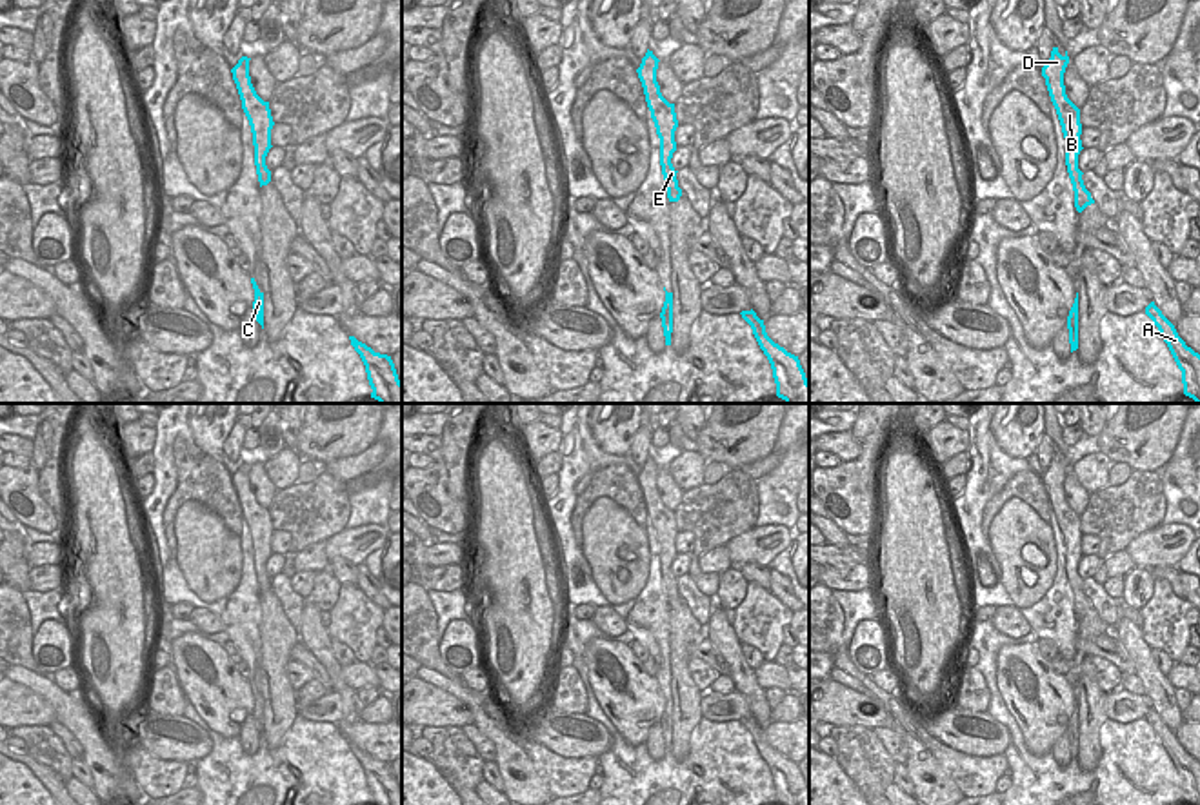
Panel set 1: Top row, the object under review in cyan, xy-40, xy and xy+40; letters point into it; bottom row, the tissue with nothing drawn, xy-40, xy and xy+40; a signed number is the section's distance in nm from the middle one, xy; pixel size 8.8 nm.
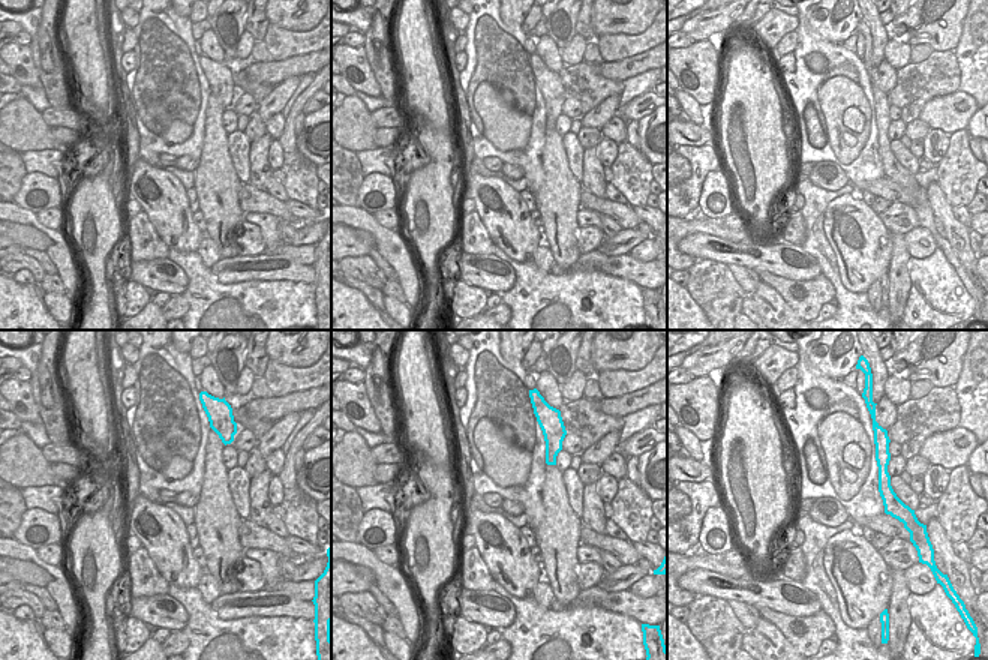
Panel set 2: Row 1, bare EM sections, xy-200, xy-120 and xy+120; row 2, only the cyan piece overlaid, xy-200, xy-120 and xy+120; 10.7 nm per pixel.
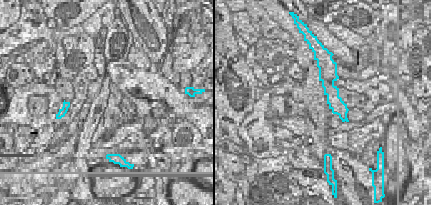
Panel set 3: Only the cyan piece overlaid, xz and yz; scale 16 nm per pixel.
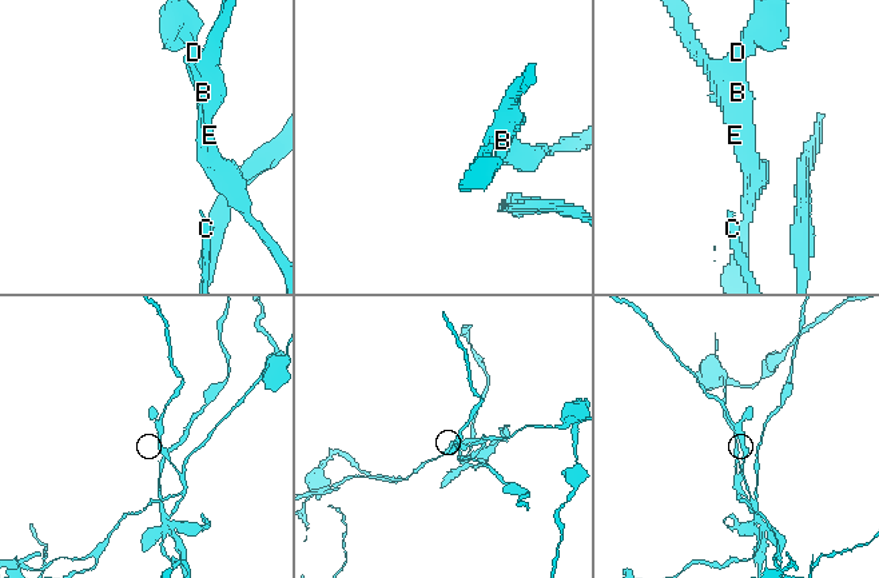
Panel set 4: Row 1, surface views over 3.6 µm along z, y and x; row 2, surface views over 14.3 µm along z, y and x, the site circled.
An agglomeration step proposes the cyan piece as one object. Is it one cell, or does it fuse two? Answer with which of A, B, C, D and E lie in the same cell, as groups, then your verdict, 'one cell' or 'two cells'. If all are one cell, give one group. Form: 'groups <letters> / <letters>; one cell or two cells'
groups A C / B D E; two cells

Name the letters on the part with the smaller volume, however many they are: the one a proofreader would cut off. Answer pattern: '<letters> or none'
B, D, E

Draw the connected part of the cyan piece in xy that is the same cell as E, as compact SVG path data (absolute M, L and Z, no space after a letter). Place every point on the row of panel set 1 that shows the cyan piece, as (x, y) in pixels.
M647 49L636 73L644 87L645 102L651 111L656 134L660 138L660 165L665 180L665 189L669 193L671 187L680 189L676 180L678 171L671 164L673 153L676 151L675 131L678 127L678 120L675 104L669 104L660 93L660 85L656 82L658 62L660 60L653 55L653 51Z

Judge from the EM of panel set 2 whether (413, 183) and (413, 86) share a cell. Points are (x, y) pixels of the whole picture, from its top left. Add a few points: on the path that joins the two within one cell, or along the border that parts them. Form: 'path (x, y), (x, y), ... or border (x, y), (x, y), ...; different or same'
path (429, 159), (431, 132), (425, 110); same

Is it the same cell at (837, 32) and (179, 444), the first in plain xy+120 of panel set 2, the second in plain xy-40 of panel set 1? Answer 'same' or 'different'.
different

